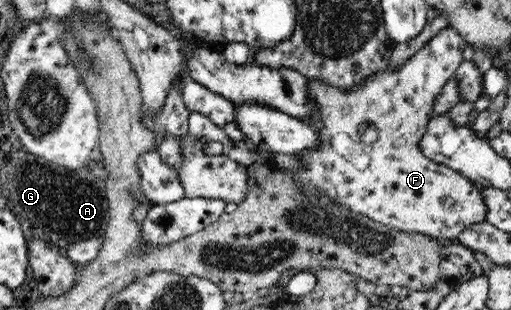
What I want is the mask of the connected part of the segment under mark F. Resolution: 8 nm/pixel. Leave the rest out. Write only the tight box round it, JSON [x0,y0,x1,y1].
[292,27,487,242]

